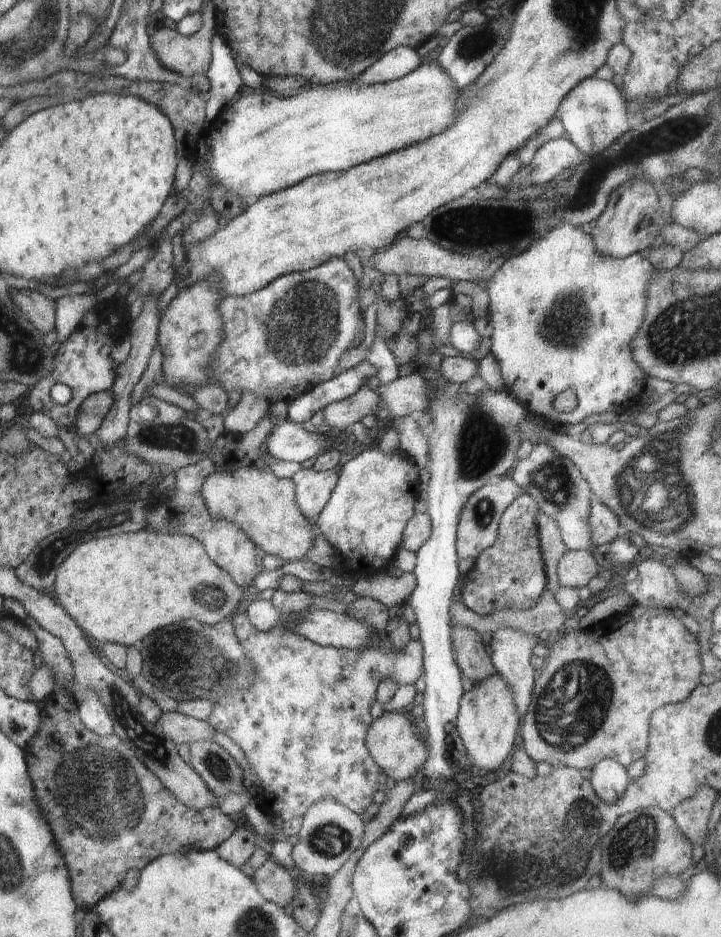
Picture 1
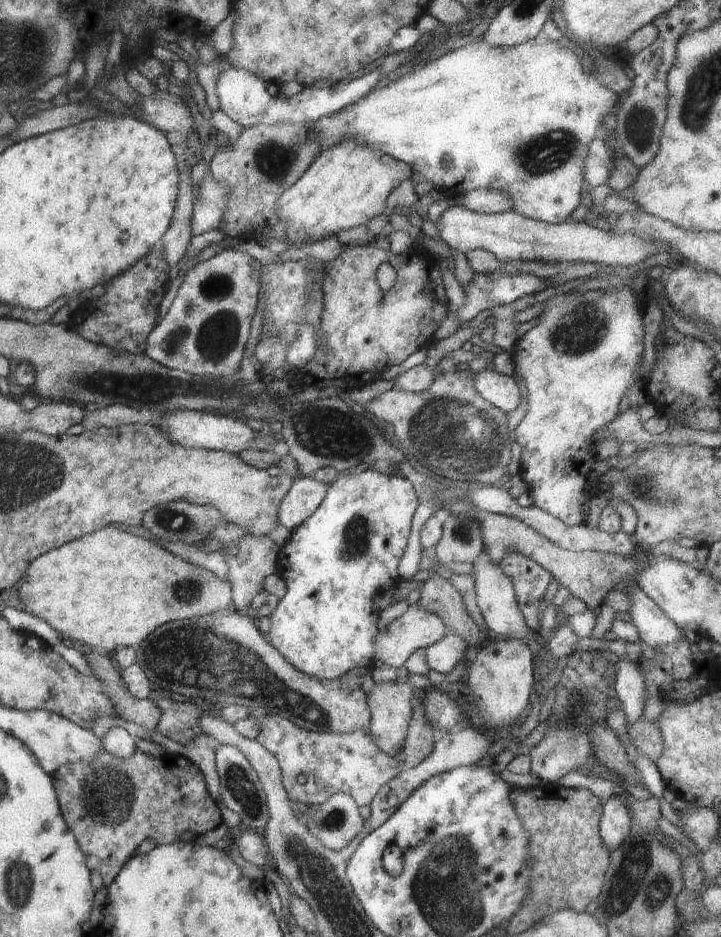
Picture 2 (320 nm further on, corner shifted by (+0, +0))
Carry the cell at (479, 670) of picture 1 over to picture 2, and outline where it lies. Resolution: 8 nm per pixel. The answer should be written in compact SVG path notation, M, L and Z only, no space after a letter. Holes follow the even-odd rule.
M434 575L422 582L421 597L417 605L418 608L440 617L468 645L482 644L486 640L480 633L479 626L467 613L462 595L448 579Z

